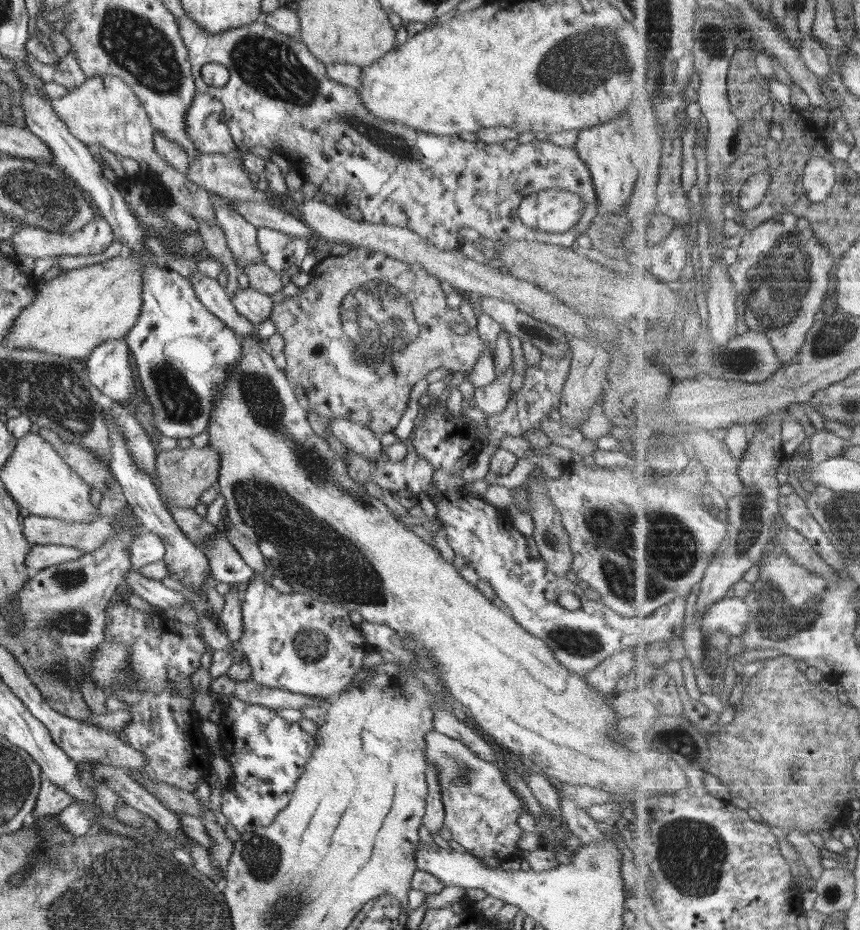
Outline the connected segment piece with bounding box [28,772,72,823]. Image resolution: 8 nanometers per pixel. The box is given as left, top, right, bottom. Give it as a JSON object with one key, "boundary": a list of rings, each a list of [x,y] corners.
{"boundary":[[[39,773],[39,790],[34,804],[34,811],[31,823],[39,819],[46,819],[51,815],[61,812],[66,806],[72,803],[72,798],[64,793],[64,790],[57,785],[51,784],[45,774]]]}

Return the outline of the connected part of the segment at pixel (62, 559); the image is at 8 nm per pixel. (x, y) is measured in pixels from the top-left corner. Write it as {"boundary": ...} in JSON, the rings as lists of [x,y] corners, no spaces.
{"boundary":[[[33,545],[30,547],[23,566],[25,566],[25,576],[31,577],[37,572],[73,560],[77,560],[83,552],[77,547],[68,547],[61,545]]]}

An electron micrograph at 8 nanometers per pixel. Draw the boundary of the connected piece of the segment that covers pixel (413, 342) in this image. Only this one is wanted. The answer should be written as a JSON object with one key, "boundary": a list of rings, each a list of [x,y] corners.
{"boundary":[[[351,247],[343,256],[328,256],[315,263],[309,272],[310,280],[304,287],[299,287],[297,294],[291,297],[285,297],[282,302],[274,303],[269,311],[268,319],[273,323],[276,333],[284,340],[283,354],[283,372],[295,382],[295,386],[301,386],[306,401],[303,403],[305,411],[313,411],[321,415],[324,419],[330,420],[332,416],[336,418],[349,418],[350,420],[361,423],[365,428],[376,433],[378,436],[384,432],[392,432],[395,425],[399,422],[401,415],[407,408],[408,398],[412,386],[419,380],[425,379],[425,376],[432,370],[443,367],[449,368],[450,374],[457,374],[460,379],[463,378],[472,368],[473,364],[483,348],[483,343],[479,339],[476,329],[469,328],[464,335],[453,333],[449,324],[451,322],[462,322],[462,316],[459,311],[447,307],[445,294],[439,287],[440,280],[435,275],[430,275],[422,266],[417,263],[402,263],[392,257],[365,247]]]}

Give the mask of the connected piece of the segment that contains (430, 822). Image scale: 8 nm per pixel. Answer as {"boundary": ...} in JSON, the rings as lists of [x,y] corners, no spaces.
{"boundary":[[[434,764],[427,765],[424,777],[426,780],[426,795],[424,796],[425,806],[421,827],[431,834],[437,834],[443,825],[444,810],[440,799],[440,786]]]}

